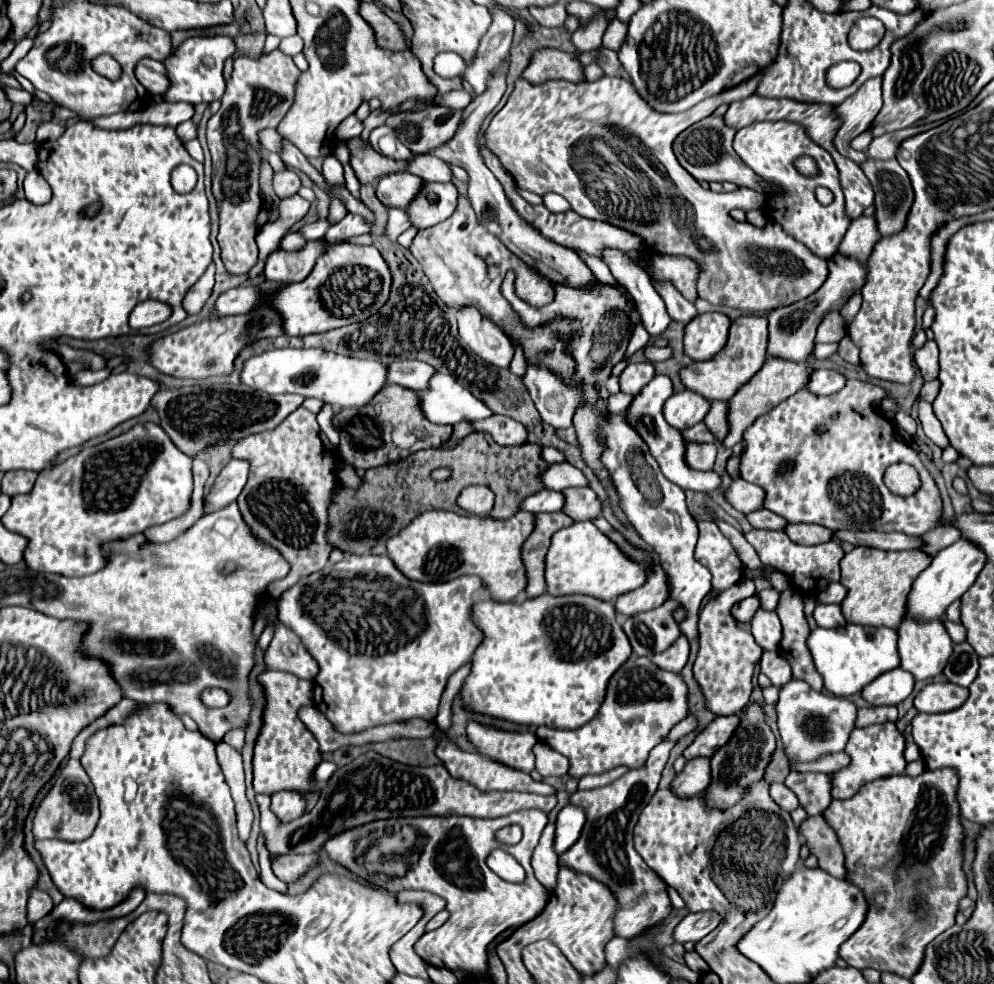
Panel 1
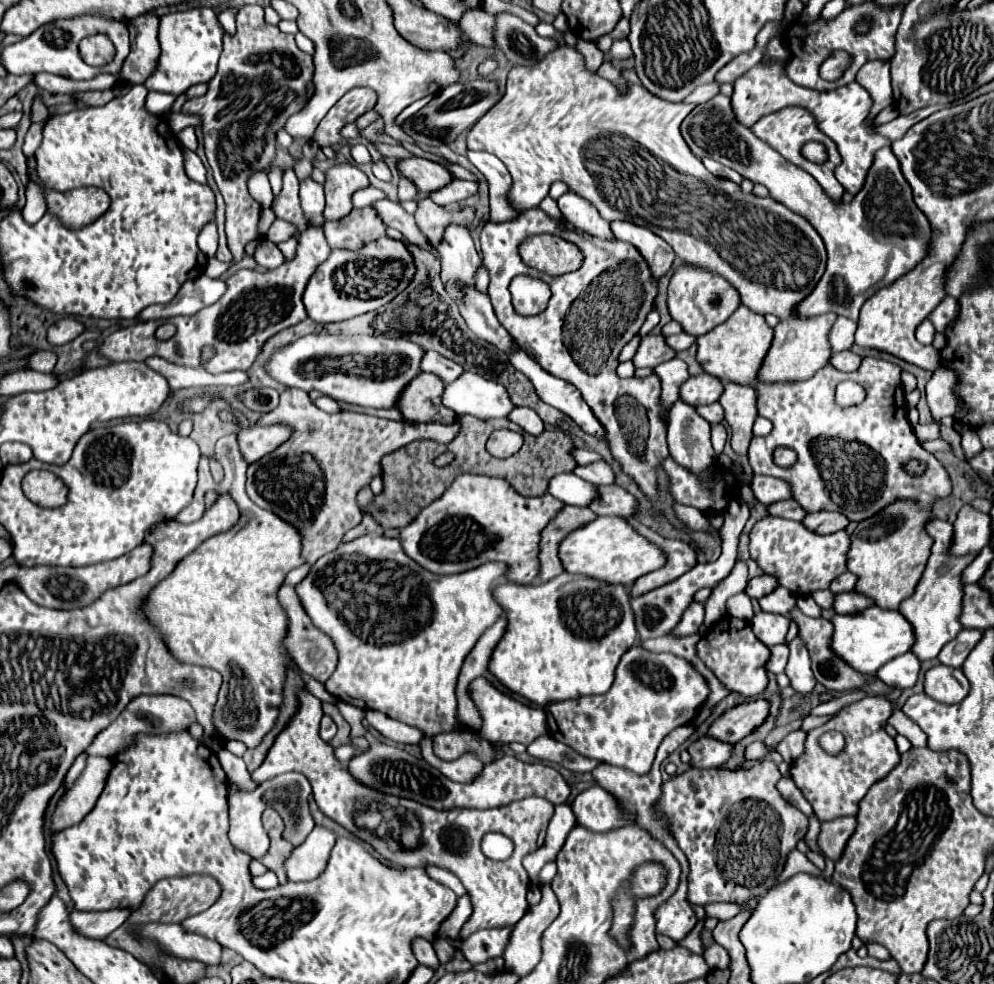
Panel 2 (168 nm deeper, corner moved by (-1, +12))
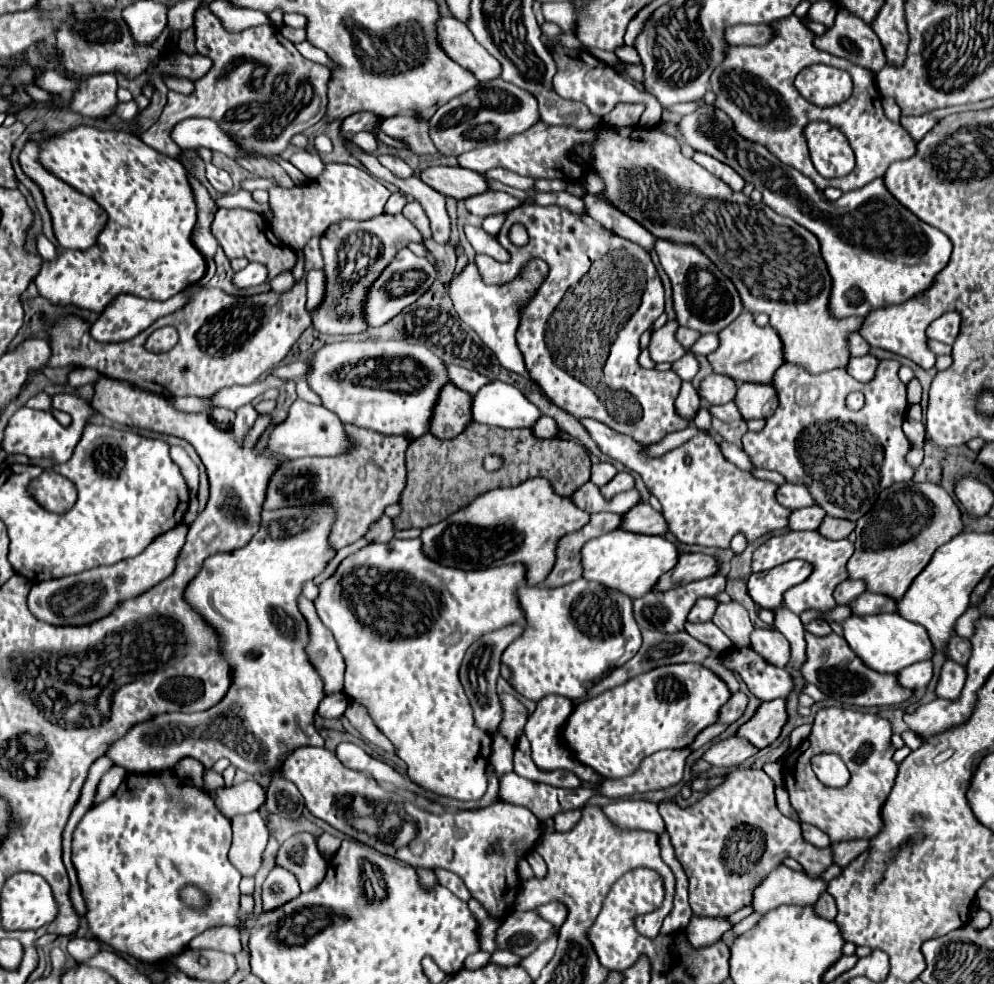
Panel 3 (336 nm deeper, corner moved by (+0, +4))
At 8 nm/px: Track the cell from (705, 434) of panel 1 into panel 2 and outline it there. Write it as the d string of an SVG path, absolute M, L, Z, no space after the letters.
M718 402L708 404L708 406L700 406L700 408L698 408L698 414L700 414L702 418L706 418L710 424L718 424L718 422L724 420L724 410L722 410L722 406L720 406Z

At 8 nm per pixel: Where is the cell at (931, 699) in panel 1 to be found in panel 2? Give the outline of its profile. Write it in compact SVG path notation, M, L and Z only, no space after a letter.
M938 664L926 672L924 692L938 702L958 704L960 700L966 698L968 690L970 690L970 684L960 668Z

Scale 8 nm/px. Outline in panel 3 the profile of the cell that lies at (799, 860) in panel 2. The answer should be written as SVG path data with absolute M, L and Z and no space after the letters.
M779 864L767 880L755 888L751 908L753 912L765 914L783 904L815 904L825 888L827 882L807 876L803 870L797 872L785 864Z

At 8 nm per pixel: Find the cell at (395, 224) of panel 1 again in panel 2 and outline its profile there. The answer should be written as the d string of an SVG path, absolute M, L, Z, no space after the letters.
M400 178L400 186L398 186L398 198L404 202L404 200L414 200L416 198L416 186L408 180L408 178Z

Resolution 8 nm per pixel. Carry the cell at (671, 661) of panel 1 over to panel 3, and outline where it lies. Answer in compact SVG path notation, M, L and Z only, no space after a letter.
M699 598L695 606L691 608L687 620L689 622L709 622L713 618L715 608L717 608L717 602L713 598Z

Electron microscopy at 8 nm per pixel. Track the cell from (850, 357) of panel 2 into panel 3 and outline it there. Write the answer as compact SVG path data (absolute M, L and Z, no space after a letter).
M861 356L861 358L851 358L849 364L847 364L847 372L859 380L859 382L869 382L875 374L875 368L877 368L877 358L873 356Z

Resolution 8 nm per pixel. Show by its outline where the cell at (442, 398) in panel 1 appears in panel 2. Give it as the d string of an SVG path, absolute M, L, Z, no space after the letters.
M468 369L454 384L446 386L442 402L456 414L470 414L482 420L504 418L516 408L498 380Z

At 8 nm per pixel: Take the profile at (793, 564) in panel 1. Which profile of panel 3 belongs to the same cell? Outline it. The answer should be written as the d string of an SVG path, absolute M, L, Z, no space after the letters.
M789 530L785 534L771 536L765 544L761 544L753 552L753 572L769 570L769 568L775 568L789 560L809 560L809 564L813 564L813 574L809 576L809 580L805 580L805 582L789 588L789 592L785 592L785 606L795 614L801 614L807 608L829 610L829 608L835 608L835 600L833 600L835 584L839 584L847 578L845 564L851 558L851 554L853 554L853 544L847 538L845 540L827 540L819 532L791 532Z

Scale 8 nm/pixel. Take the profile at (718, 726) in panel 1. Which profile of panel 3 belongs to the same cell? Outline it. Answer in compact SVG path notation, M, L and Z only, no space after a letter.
M783 698L763 702L757 708L757 712L745 724L739 726L735 736L751 740L751 744L757 748L765 748L779 736L785 720L787 720L787 712Z

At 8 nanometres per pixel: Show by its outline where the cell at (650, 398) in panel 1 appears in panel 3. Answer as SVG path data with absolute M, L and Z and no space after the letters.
M687 352L683 358L679 358L677 362L673 362L671 370L673 370L683 382L691 382L693 376L697 374L697 370L699 370L699 364L697 364L695 356L693 356L691 352Z

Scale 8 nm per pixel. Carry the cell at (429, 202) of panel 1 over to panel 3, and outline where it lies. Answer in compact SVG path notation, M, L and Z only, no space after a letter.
M481 192L481 196L471 196L469 200L465 200L469 206L469 212L475 216L491 216L491 214L499 214L499 212L509 212L517 206L521 206L521 202L517 198L513 198L511 194L505 192Z

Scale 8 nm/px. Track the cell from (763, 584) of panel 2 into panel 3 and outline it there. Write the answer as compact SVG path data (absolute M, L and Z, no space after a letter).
M791 560L773 570L757 572L749 576L747 592L761 608L783 608L783 594L793 586L803 582L811 574L811 564L805 560Z

